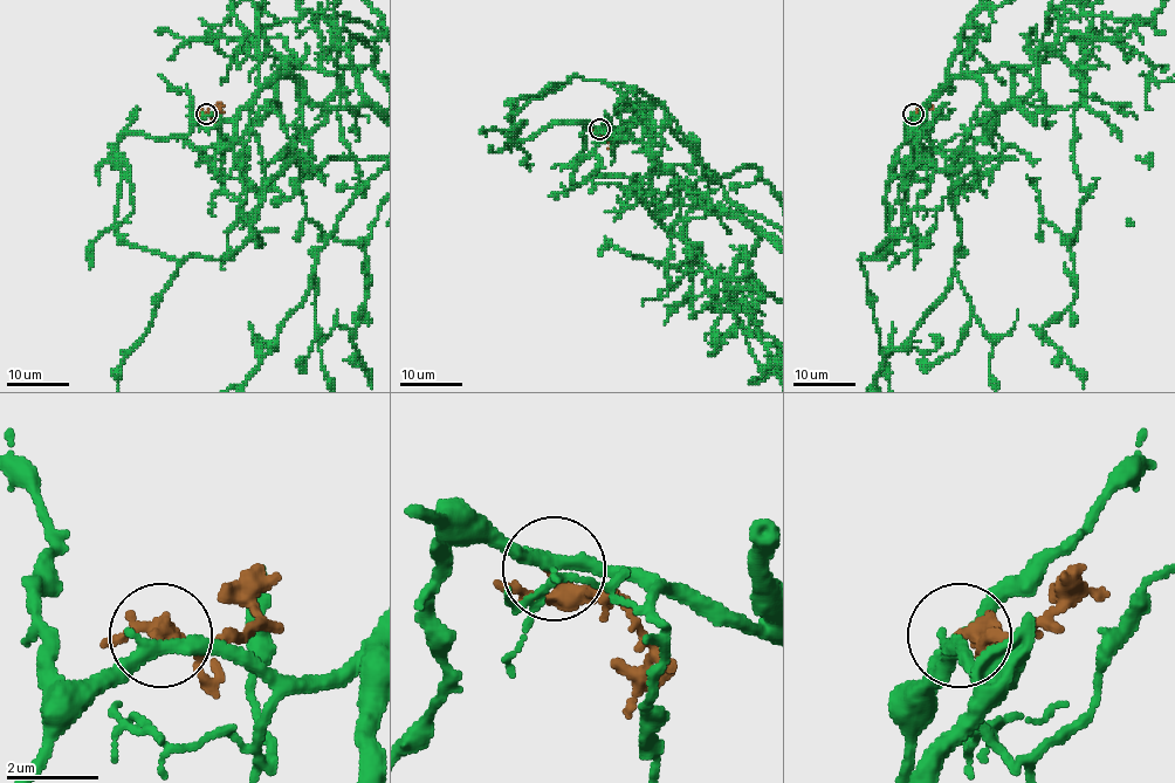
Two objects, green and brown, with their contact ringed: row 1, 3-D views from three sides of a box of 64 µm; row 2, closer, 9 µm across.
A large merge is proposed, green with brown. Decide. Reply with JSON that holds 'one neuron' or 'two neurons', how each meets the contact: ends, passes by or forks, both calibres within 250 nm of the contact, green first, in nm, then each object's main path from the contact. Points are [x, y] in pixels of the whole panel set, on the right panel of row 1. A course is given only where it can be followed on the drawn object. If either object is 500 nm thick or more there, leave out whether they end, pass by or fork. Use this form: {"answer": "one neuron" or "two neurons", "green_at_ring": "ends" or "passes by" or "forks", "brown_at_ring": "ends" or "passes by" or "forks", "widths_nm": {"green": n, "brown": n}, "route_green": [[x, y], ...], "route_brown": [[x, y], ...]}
{"answer": "two neurons", "green_at_ring": "passes by", "brown_at_ring": "passes by", "widths_nm": {"green": 320, "brown": 280}, "route_brown": [[913, 112], [933, 107]]}

